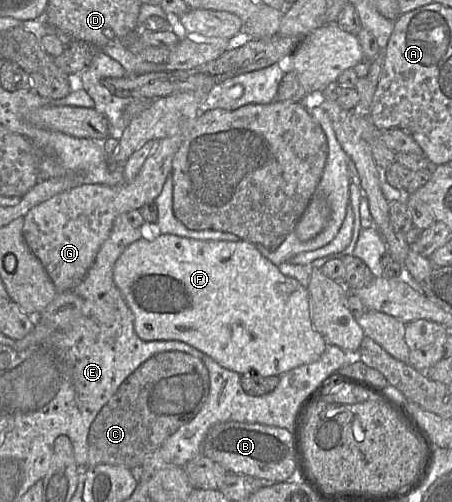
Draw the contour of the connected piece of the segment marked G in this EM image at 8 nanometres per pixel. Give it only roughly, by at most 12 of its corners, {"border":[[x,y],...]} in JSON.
{"border":[[198,113],[133,181],[82,184],[24,216],[58,293],[92,266],[119,215],[154,201]]}

